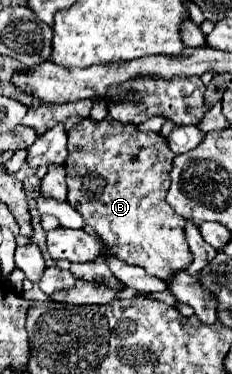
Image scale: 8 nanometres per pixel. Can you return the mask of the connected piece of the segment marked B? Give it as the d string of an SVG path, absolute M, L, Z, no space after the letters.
M83 119L69 131L69 157L65 161L69 185L67 201L71 207L81 213L85 223L95 229L121 261L143 267L149 275L159 277L165 283L169 283L177 271L185 271L191 265L191 251L185 241L185 219L175 215L165 201L173 157L167 139L159 133L137 133L135 125L123 125L109 119L103 119L101 123Z

